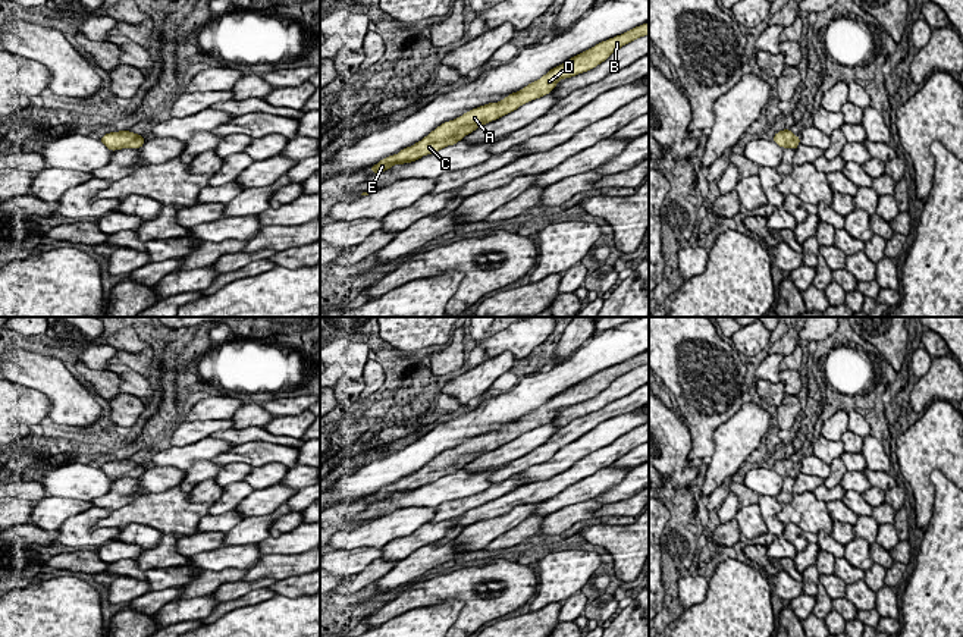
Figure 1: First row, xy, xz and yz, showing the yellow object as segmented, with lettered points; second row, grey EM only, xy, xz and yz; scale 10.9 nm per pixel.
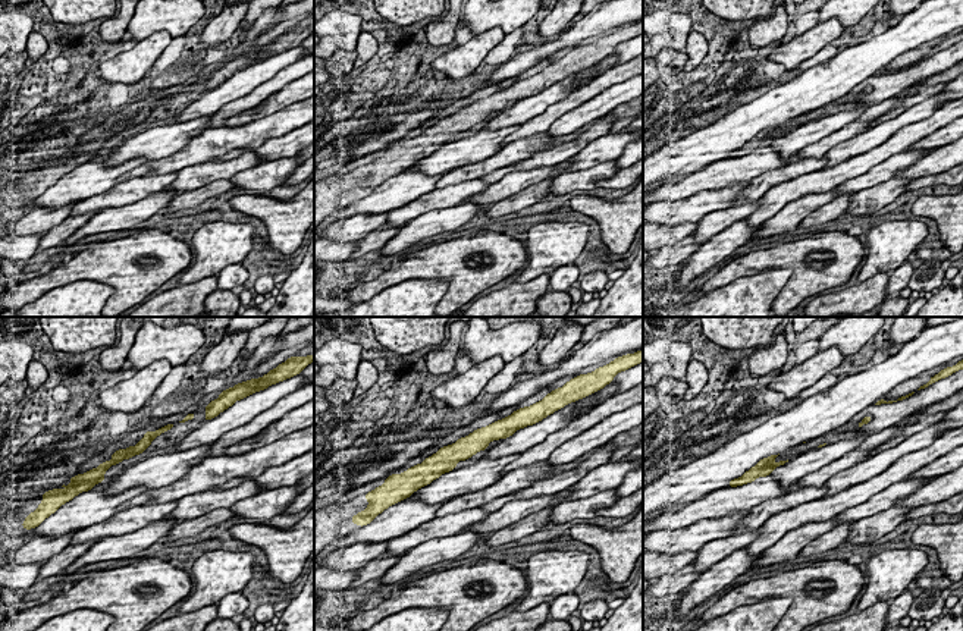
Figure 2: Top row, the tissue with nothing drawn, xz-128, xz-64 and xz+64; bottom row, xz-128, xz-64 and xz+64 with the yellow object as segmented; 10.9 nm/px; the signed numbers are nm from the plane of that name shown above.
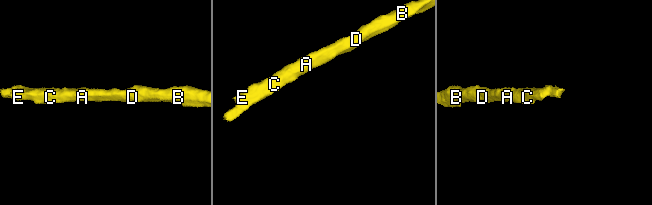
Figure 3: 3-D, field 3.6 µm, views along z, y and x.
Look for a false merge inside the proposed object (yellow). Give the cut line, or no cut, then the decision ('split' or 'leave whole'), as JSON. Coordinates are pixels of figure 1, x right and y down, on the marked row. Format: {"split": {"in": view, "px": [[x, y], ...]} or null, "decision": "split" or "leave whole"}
{"split": null, "decision": "leave whole"}

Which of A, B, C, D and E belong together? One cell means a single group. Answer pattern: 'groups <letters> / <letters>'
groups A B C D E

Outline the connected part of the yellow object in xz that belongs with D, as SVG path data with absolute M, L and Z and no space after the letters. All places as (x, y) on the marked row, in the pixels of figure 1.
M649 22L596 44L595 47L571 57L565 63L550 69L540 79L528 84L518 92L512 92L498 103L480 106L454 120L442 123L421 141L401 150L398 154L385 157L377 164L371 166L371 173L385 172L393 164L415 161L423 156L433 154L448 145L457 144L477 128L517 110L520 106L531 100L549 94L555 90L558 81L596 68L602 62L608 60L615 50L644 35L649 35Z

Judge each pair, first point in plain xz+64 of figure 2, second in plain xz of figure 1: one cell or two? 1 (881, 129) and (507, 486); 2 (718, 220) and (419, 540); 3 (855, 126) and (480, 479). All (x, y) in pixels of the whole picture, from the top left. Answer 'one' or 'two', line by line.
1: two
2: one
3: two

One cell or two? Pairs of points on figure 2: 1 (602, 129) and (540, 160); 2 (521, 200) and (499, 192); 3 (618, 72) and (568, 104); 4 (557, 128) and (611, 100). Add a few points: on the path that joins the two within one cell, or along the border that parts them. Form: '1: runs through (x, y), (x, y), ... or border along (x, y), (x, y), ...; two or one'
1: runs through (587, 137), (574, 147), (555, 154); one
2: border along (540, 182), (530, 184), (496, 201), (486, 212); two
3: runs through (607, 79), (580, 96); one
4: runs through (570, 122), (598, 107); one

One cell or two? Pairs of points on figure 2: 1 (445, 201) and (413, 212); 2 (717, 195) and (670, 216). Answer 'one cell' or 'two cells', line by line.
1: one cell
2: one cell

